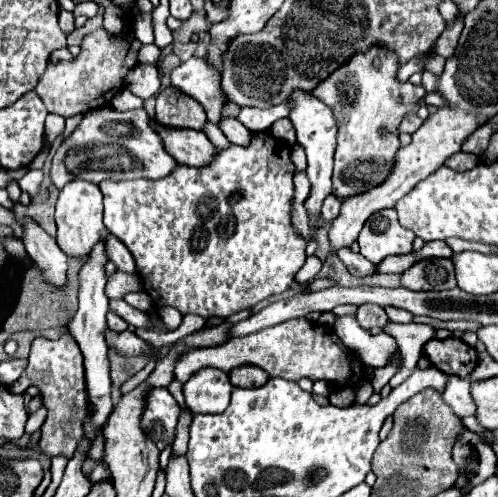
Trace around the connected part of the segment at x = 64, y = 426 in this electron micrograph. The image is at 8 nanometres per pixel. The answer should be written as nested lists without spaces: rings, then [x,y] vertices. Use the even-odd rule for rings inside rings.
[[[68,332],[62,334],[56,342],[50,342],[50,340],[32,342],[28,366],[24,374],[8,390],[14,394],[24,394],[28,386],[40,388],[44,406],[48,408],[48,418],[42,424],[40,450],[50,458],[58,454],[70,458],[74,454],[74,448],[78,448],[78,440],[82,440],[82,420],[86,414],[90,414],[90,408],[86,406],[82,352]]]

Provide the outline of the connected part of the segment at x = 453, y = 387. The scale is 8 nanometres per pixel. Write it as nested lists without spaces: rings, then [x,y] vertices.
[[[450,376],[448,384],[446,384],[446,392],[442,394],[442,398],[454,410],[454,414],[460,418],[474,416],[474,412],[476,412],[476,404],[474,404],[472,394],[470,394],[470,380],[468,378]]]

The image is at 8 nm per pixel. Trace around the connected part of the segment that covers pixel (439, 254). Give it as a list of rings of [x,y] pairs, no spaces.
[[[434,240],[434,242],[426,242],[424,248],[416,252],[416,256],[418,256],[418,260],[424,260],[424,258],[452,258],[454,252],[446,242]]]

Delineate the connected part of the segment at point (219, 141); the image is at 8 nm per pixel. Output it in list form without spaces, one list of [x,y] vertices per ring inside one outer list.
[[[206,124],[206,136],[210,138],[210,142],[216,146],[216,148],[228,148],[230,146],[230,142],[224,138],[224,134],[222,134],[222,130],[218,128],[218,126],[214,126],[214,124]]]

